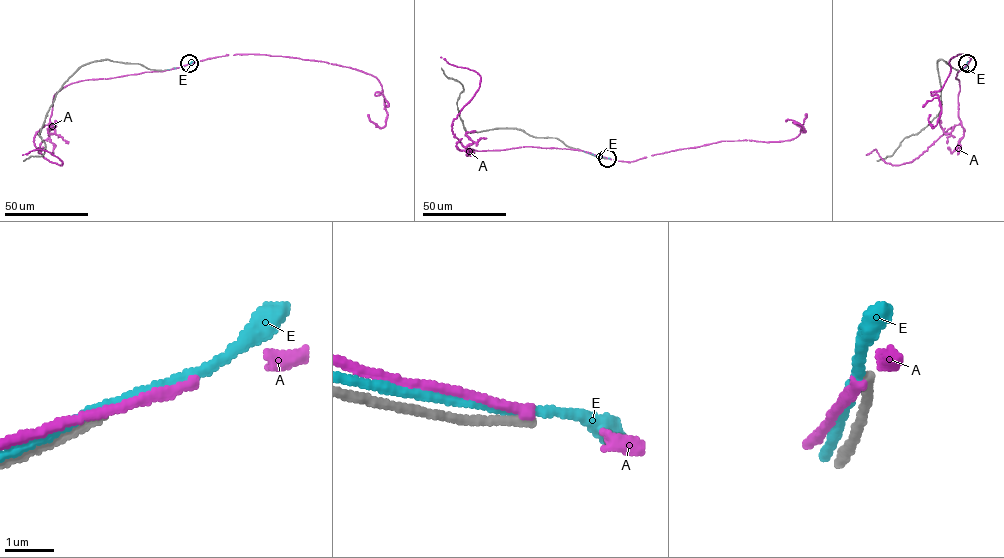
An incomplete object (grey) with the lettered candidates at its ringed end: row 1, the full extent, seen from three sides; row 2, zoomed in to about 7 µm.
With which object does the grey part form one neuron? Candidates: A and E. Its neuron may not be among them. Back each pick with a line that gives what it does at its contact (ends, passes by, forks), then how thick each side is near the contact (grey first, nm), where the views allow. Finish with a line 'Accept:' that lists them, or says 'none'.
Accept: none

